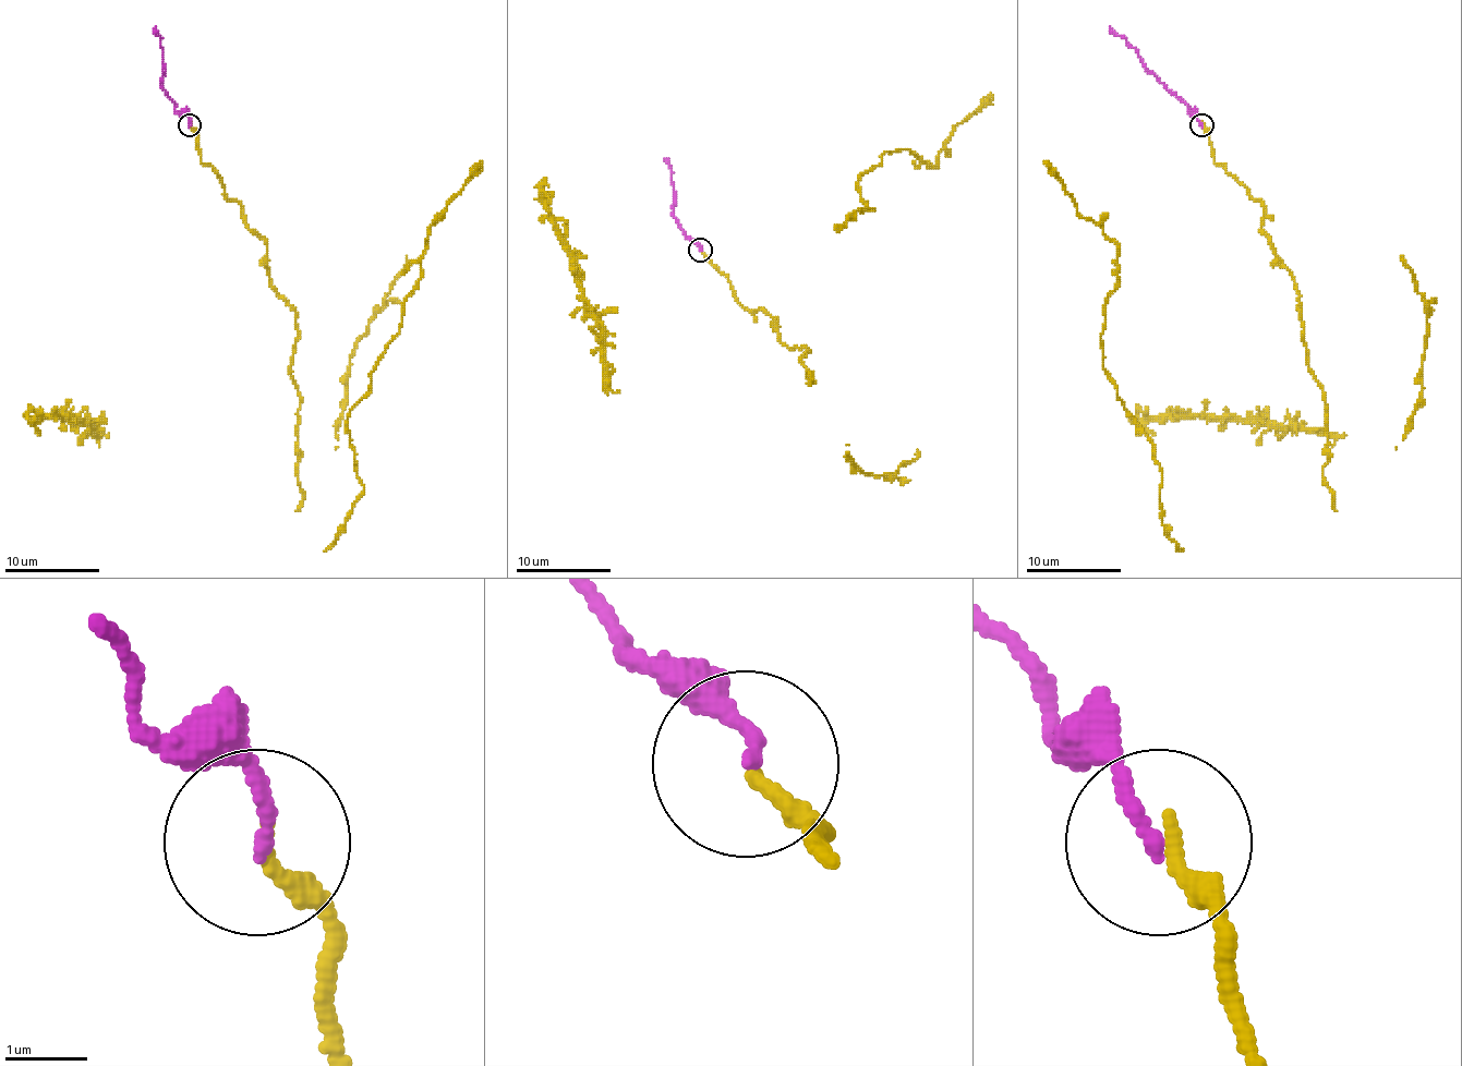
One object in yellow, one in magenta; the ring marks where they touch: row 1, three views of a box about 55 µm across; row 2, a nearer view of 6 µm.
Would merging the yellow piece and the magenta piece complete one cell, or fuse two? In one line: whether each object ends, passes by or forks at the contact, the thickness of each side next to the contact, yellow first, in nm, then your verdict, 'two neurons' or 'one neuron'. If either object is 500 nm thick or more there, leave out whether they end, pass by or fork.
yellow ends | magenta ends | 200/180 nm | one neuron

